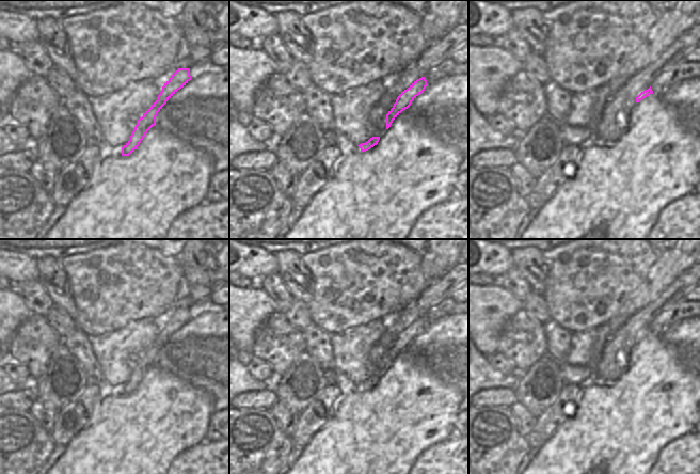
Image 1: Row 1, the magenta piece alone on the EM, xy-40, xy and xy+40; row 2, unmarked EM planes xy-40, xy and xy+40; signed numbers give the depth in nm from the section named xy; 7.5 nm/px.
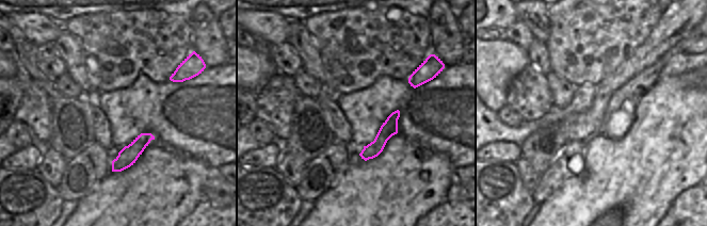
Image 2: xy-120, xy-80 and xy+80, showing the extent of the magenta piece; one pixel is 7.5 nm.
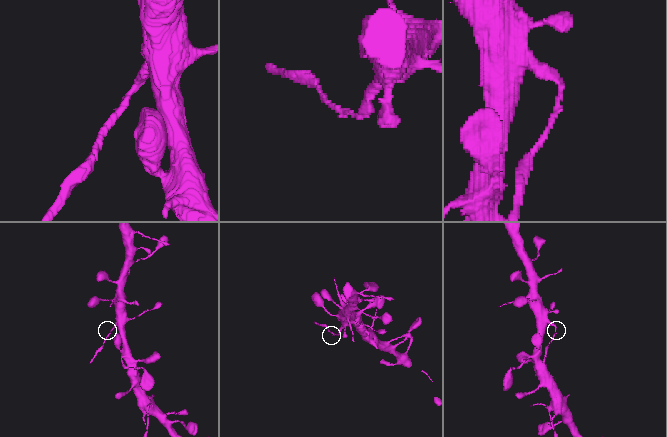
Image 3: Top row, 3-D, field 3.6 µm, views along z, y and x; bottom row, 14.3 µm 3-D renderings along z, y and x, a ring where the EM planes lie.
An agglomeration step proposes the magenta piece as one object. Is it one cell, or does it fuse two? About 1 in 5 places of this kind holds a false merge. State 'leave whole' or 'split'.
split

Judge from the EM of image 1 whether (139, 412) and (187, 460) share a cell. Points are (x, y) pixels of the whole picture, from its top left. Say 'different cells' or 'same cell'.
different cells

